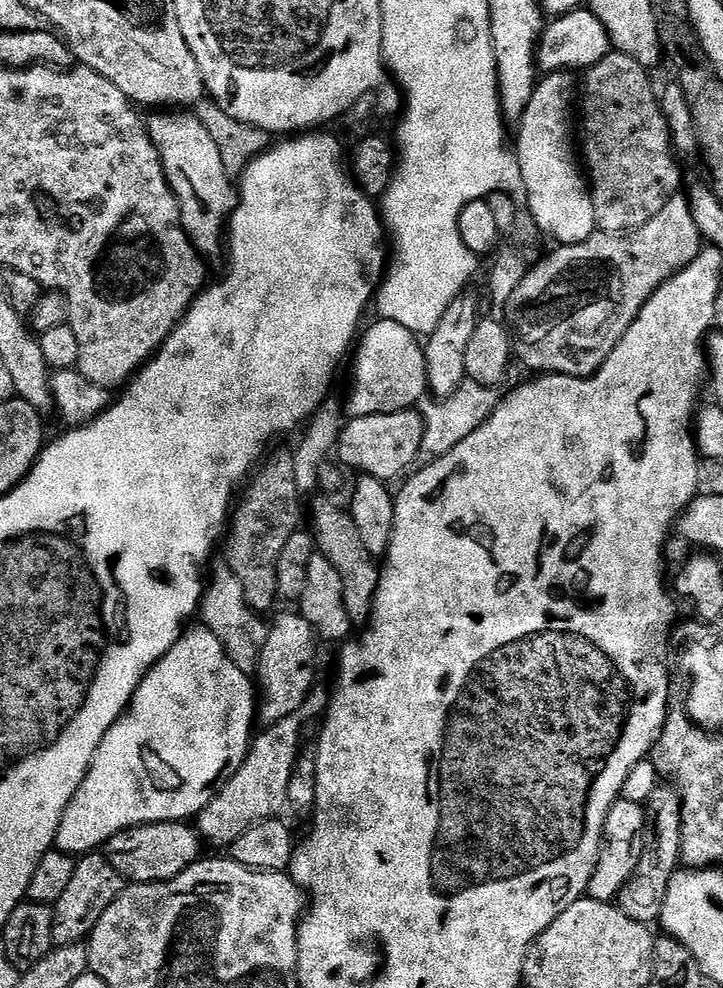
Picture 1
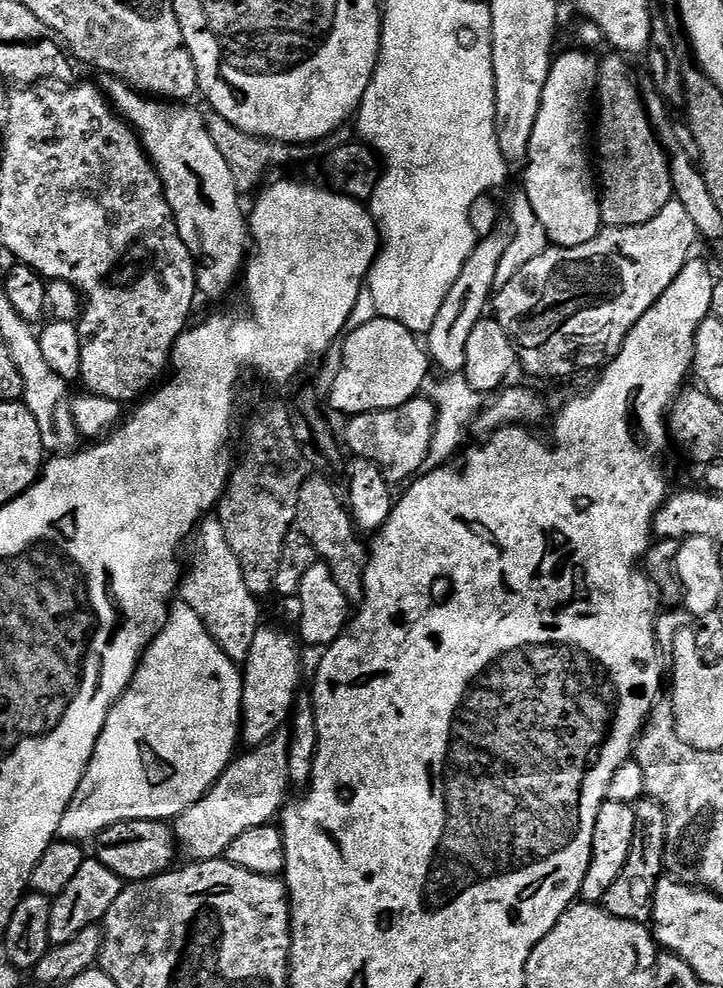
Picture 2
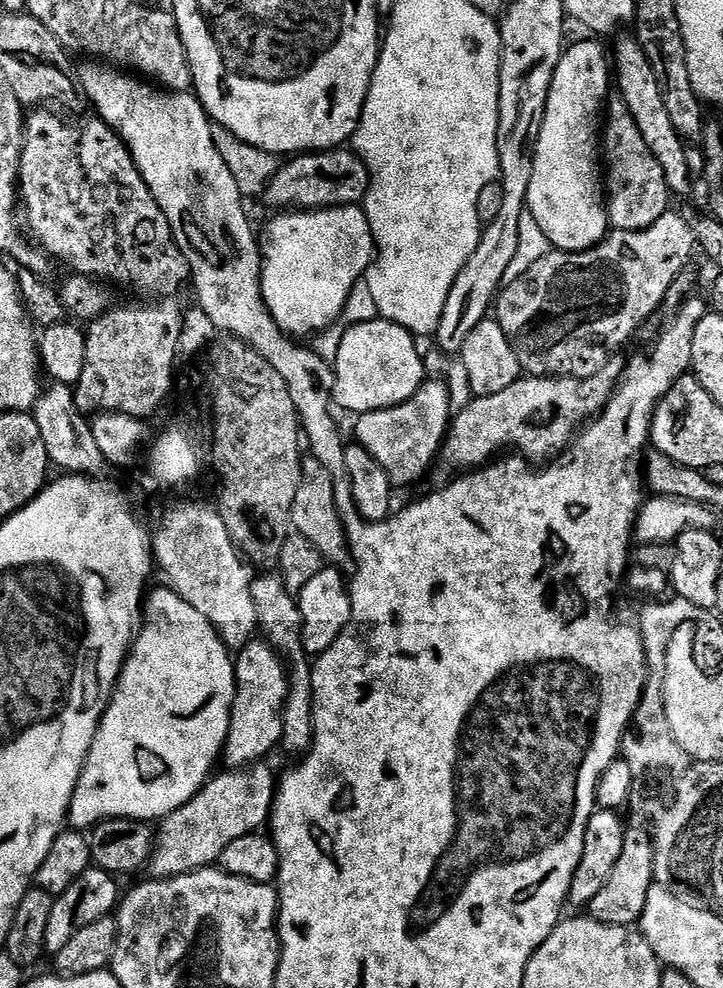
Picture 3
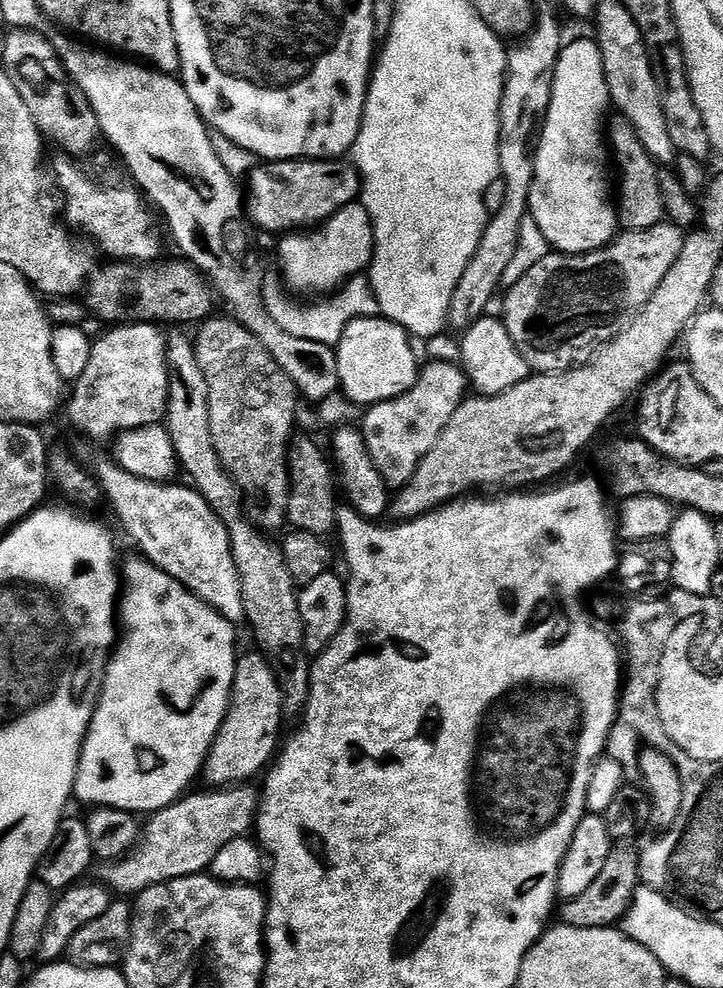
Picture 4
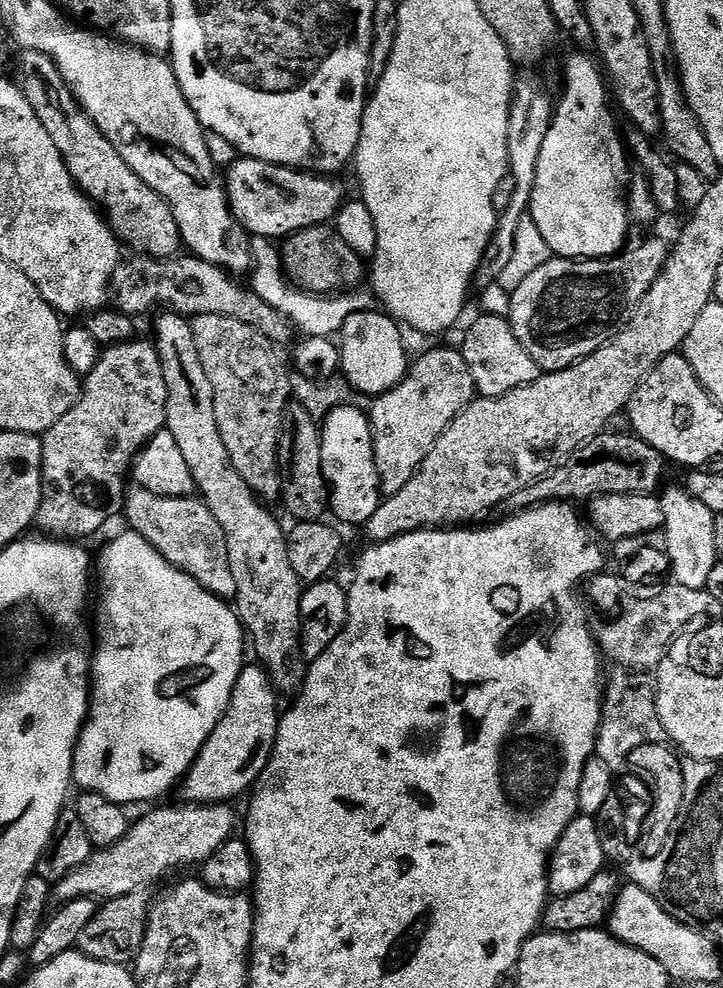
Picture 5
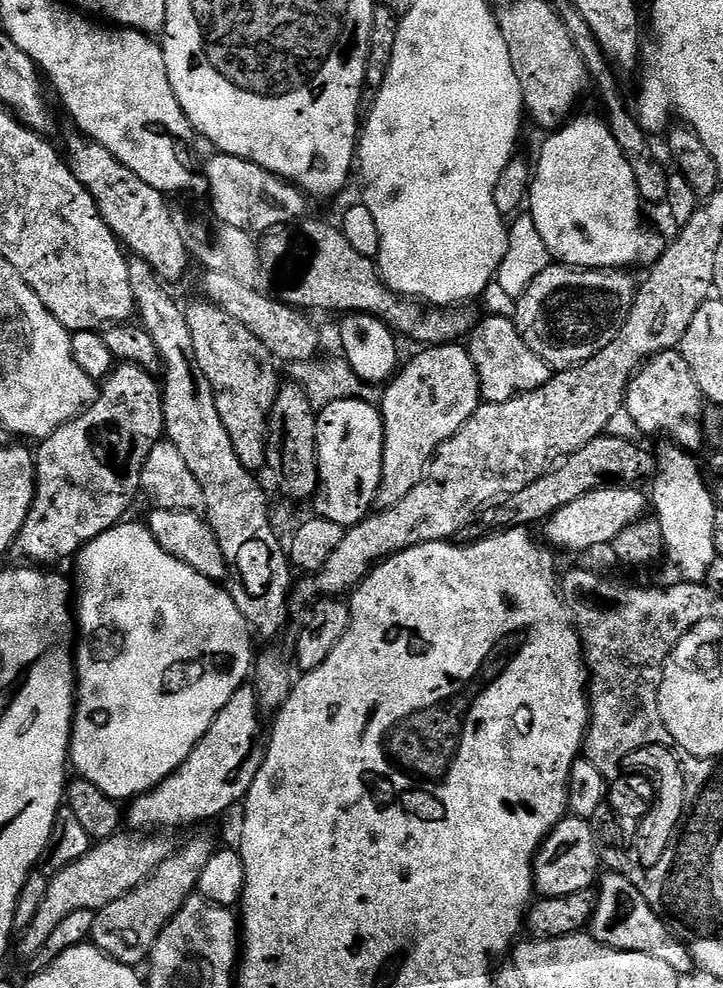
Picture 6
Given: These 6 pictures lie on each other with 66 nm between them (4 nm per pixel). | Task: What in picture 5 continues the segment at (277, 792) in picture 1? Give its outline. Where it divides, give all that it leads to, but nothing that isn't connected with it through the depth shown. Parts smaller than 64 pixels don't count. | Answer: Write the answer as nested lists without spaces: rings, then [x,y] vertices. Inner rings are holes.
[[[225,802],[223,804],[209,804],[207,806],[183,806],[184,808],[156,808],[153,812],[148,812],[140,821],[133,823],[129,827],[128,833],[122,838],[122,842],[118,842],[110,848],[101,848],[93,851],[90,858],[86,858],[86,862],[82,862],[82,866],[78,866],[78,870],[74,870],[66,876],[66,878],[60,880],[54,885],[54,896],[61,905],[70,902],[71,900],[78,900],[80,898],[92,898],[97,902],[103,902],[106,900],[113,900],[114,898],[122,898],[126,894],[134,894],[135,892],[143,892],[151,889],[151,884],[159,882],[163,876],[168,876],[171,872],[176,872],[179,868],[188,868],[191,864],[195,866],[203,865],[205,860],[210,858],[210,854],[214,854],[214,850],[218,850],[218,846],[222,846],[227,840],[233,839],[237,835],[236,832],[236,812],[232,809],[231,803]]]

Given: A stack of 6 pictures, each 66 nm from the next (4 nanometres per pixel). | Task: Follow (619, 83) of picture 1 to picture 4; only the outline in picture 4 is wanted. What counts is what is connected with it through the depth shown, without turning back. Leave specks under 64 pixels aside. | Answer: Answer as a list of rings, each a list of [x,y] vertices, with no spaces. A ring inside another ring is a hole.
[[[619,114],[613,115],[606,124],[606,140],[610,145],[610,156],[614,161],[616,159],[616,168],[620,171],[620,204],[615,205],[618,224],[625,232],[637,232],[638,230],[650,230],[650,226],[658,226],[665,223],[664,207],[662,206],[662,190],[660,189],[660,172],[656,161],[646,154],[646,146],[638,142],[638,134],[630,122]]]

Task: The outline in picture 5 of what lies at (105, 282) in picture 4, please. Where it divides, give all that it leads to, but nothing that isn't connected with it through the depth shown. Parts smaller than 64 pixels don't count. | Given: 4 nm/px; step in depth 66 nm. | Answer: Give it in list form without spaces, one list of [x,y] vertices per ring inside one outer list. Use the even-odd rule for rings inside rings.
[[[180,254],[170,260],[151,258],[125,259],[116,268],[110,285],[110,300],[115,311],[139,318],[157,310],[177,312],[180,316],[224,316],[227,320],[246,322],[277,346],[283,346],[294,335],[293,327],[278,310],[268,306],[251,287],[235,284],[233,277],[213,264],[191,254]]]

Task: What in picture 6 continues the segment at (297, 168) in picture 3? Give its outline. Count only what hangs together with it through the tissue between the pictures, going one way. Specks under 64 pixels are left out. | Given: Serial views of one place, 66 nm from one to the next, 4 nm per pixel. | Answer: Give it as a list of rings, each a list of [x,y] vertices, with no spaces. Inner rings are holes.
[[[217,154],[202,168],[206,196],[212,199],[212,212],[225,229],[263,234],[281,226],[292,226],[309,215],[309,197],[295,184],[274,175],[270,170],[237,156]]]

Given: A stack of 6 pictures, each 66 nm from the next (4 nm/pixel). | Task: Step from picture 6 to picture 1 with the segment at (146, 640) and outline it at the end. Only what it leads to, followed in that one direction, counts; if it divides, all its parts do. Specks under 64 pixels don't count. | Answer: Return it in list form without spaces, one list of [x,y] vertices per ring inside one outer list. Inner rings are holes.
[[[197,626],[197,628],[189,627],[184,635],[180,637],[178,643],[144,675],[142,682],[137,686],[136,692],[132,696],[132,700],[128,703],[127,708],[124,709],[124,715],[114,722],[114,726],[110,726],[110,730],[102,738],[102,742],[92,759],[92,764],[88,767],[88,773],[82,782],[82,786],[78,786],[74,798],[66,806],[66,810],[62,814],[62,822],[56,831],[55,847],[59,851],[67,852],[69,856],[79,858],[89,852],[103,849],[104,844],[110,837],[127,828],[133,828],[139,824],[157,824],[163,820],[179,820],[184,822],[189,818],[199,816],[201,810],[211,802],[214,795],[213,789],[229,773],[243,766],[244,759],[248,757],[249,747],[254,739],[252,720],[254,724],[257,716],[258,692],[254,687],[253,677],[249,673],[238,670],[238,666],[234,666],[234,662],[230,662],[226,650],[222,646],[222,642],[218,642],[218,638],[214,638],[214,634],[209,628],[203,626]]]

